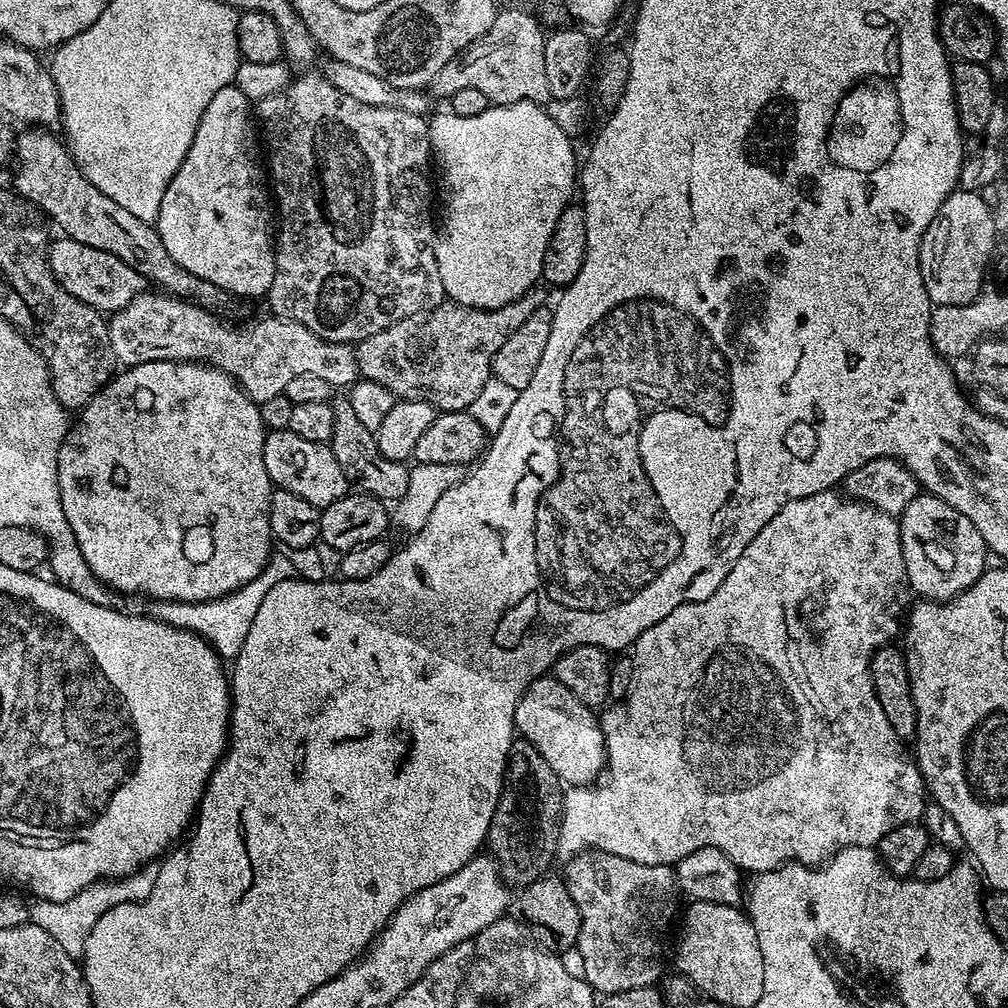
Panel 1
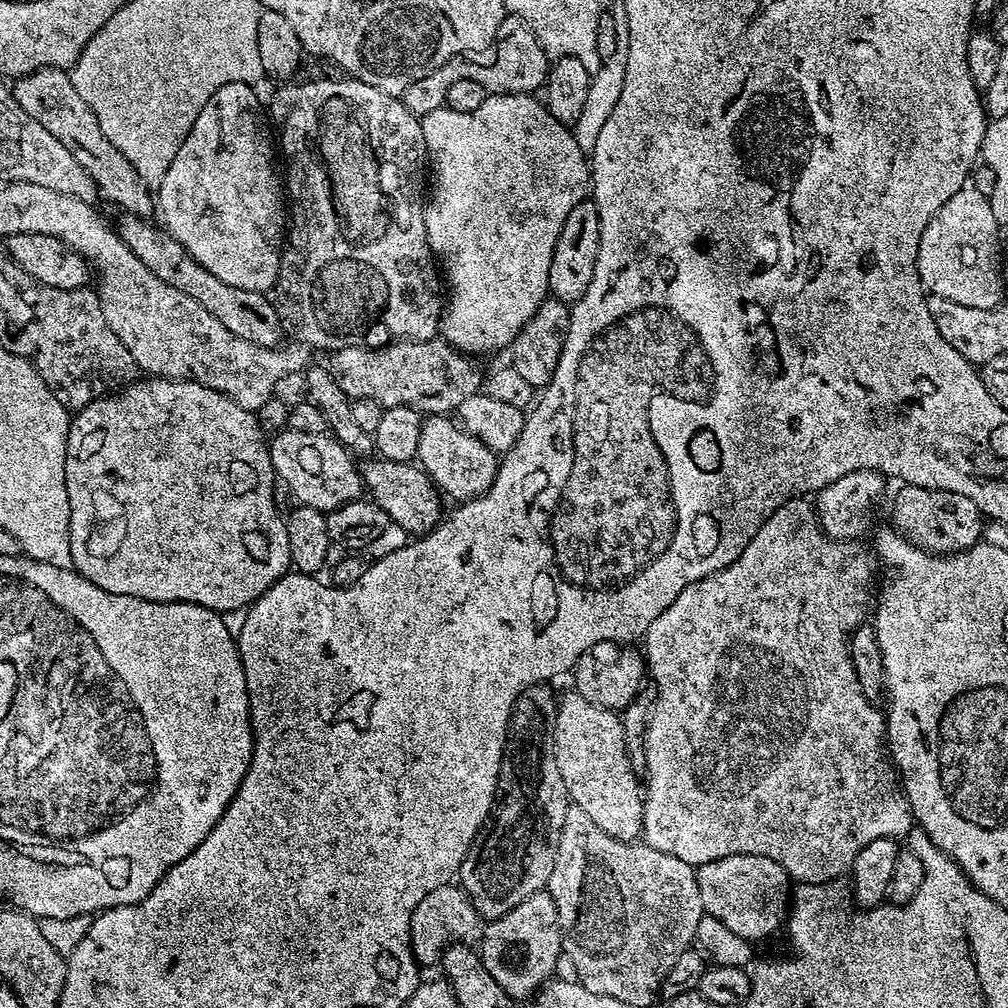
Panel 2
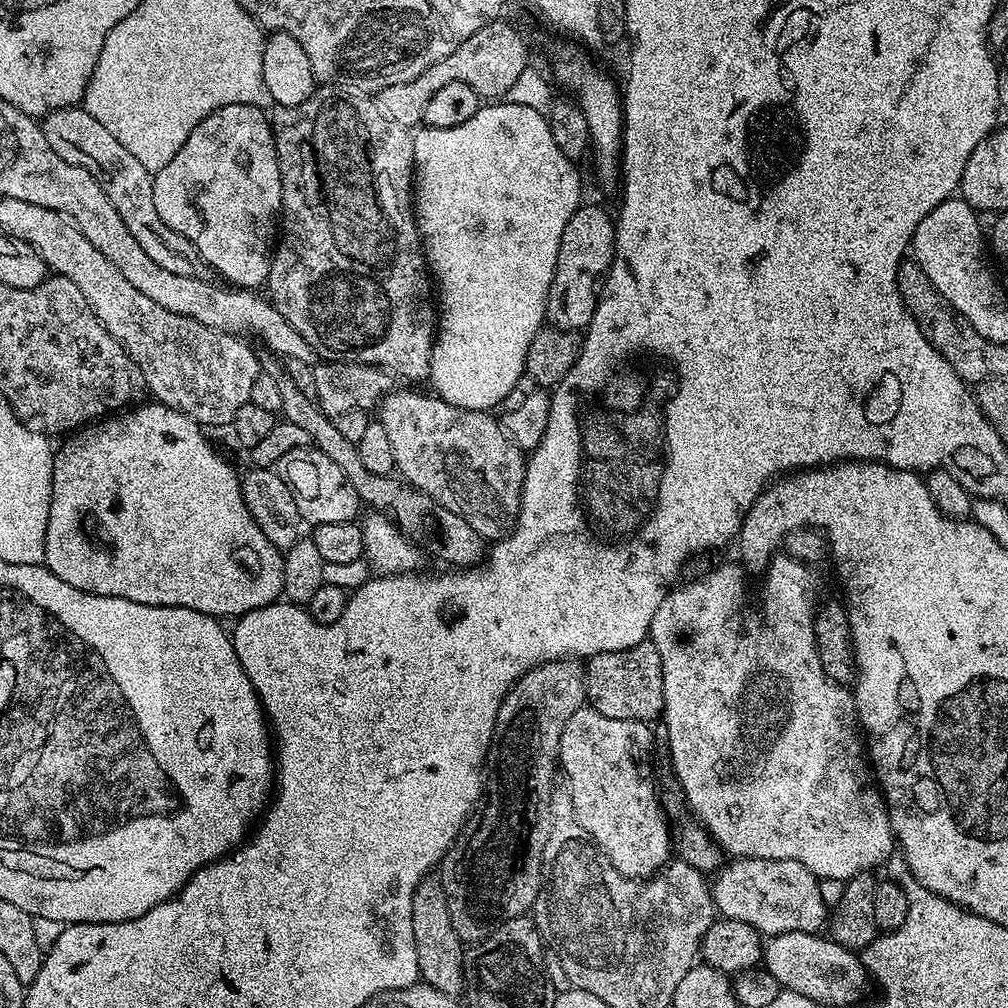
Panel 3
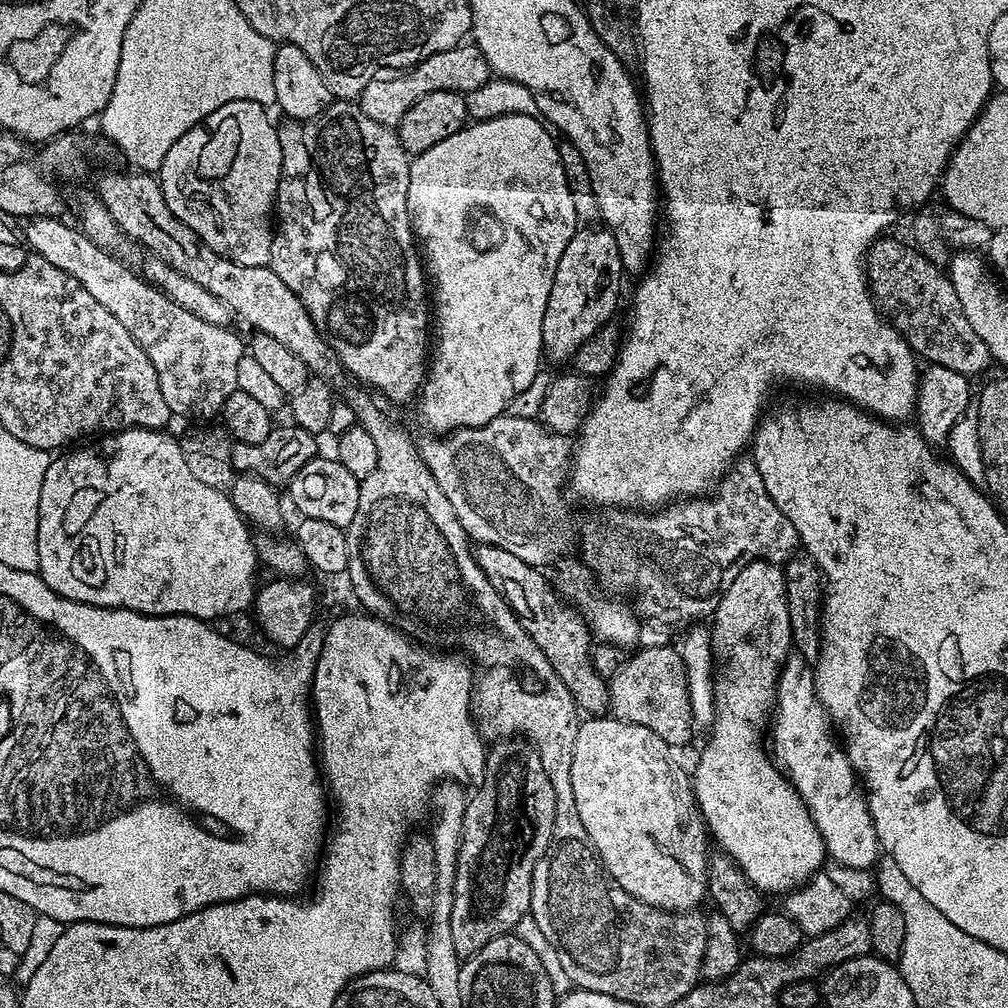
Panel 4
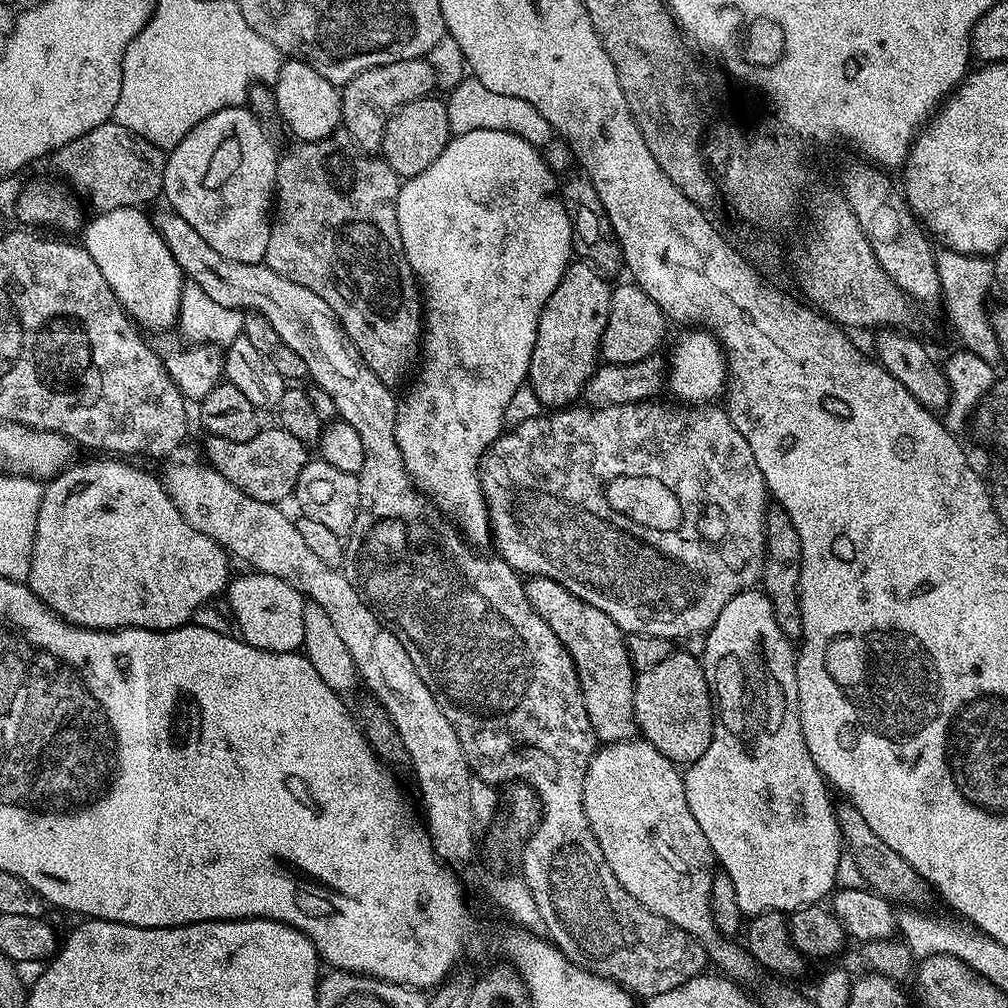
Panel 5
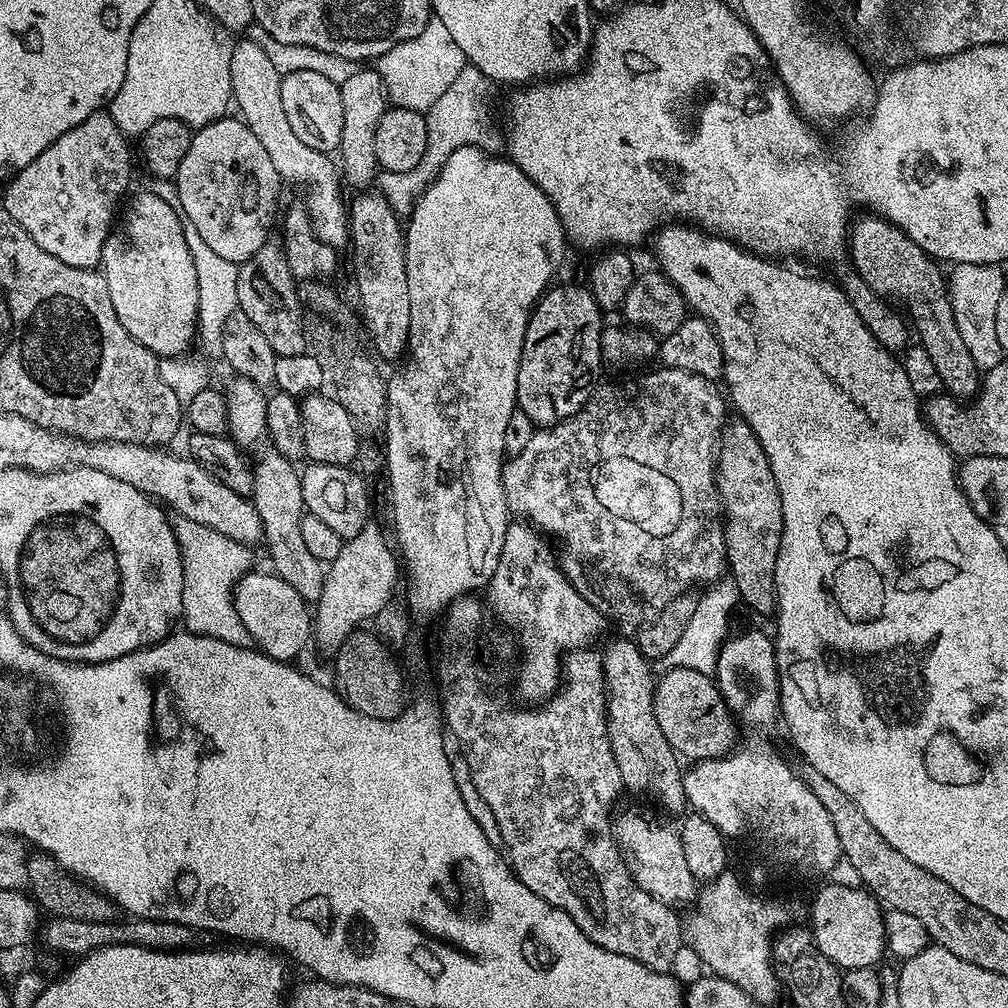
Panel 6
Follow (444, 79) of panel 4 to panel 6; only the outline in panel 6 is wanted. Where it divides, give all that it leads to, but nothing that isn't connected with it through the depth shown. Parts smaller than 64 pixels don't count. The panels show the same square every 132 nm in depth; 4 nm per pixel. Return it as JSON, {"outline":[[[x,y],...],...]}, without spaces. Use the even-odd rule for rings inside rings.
{"outline":[[[364,66],[354,70],[350,78],[339,84],[342,94],[342,142],[338,149],[338,167],[345,185],[356,190],[368,190],[373,187],[378,176],[378,165],[374,154],[374,130],[378,130],[378,122],[382,114],[390,107],[388,92],[384,88],[382,78],[371,67]]]}

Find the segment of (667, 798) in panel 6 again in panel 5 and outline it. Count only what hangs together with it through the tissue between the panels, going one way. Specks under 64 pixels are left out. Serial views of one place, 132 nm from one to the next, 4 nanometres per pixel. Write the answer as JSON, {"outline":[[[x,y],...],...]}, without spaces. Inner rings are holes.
{"outline":[[[532,576],[525,583],[524,590],[530,606],[554,630],[558,642],[564,644],[564,649],[570,654],[572,665],[576,667],[576,674],[582,702],[586,702],[586,718],[590,718],[592,733],[596,735],[601,745],[616,744],[619,740],[631,740],[637,735],[636,715],[634,714],[634,686],[636,685],[636,672],[628,654],[625,633],[611,620],[602,614],[602,610],[590,603],[582,602],[576,595],[570,594],[560,583],[545,576]]]}

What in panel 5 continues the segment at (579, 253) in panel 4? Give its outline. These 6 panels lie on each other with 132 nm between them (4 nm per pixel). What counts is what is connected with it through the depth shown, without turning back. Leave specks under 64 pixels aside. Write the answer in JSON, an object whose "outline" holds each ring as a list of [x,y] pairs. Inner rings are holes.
{"outline":[[[573,262],[550,294],[538,318],[538,334],[526,384],[548,410],[563,410],[581,399],[586,382],[598,367],[600,335],[606,330],[612,288],[593,264]]]}

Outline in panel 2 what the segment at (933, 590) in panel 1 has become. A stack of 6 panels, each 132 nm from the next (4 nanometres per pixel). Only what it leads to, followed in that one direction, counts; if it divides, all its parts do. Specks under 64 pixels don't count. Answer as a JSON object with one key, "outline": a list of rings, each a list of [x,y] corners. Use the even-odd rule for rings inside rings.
{"outline":[[[912,488],[912,512],[896,512],[891,523],[896,531],[908,537],[919,548],[933,554],[965,552],[970,546],[981,543],[985,521],[982,513],[970,498],[937,488]]]}

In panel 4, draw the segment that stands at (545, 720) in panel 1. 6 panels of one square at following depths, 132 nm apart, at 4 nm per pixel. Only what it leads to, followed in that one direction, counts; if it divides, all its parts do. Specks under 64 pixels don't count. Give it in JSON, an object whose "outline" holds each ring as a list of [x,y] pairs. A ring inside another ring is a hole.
{"outline":[[[600,714],[595,718],[588,718],[581,723],[578,730],[578,738],[574,738],[574,758],[570,762],[570,782],[574,786],[574,806],[578,806],[578,818],[582,818],[582,826],[588,835],[588,843],[596,849],[600,863],[609,876],[616,881],[626,894],[638,898],[644,904],[649,904],[655,908],[661,908],[667,912],[691,912],[700,903],[705,903],[708,894],[708,858],[710,847],[708,848],[710,836],[706,831],[704,817],[700,815],[700,810],[696,806],[696,795],[692,793],[692,782],[689,773],[684,773],[684,768],[675,760],[673,749],[654,730],[646,726],[631,724],[625,720],[617,720],[608,714]]]}

